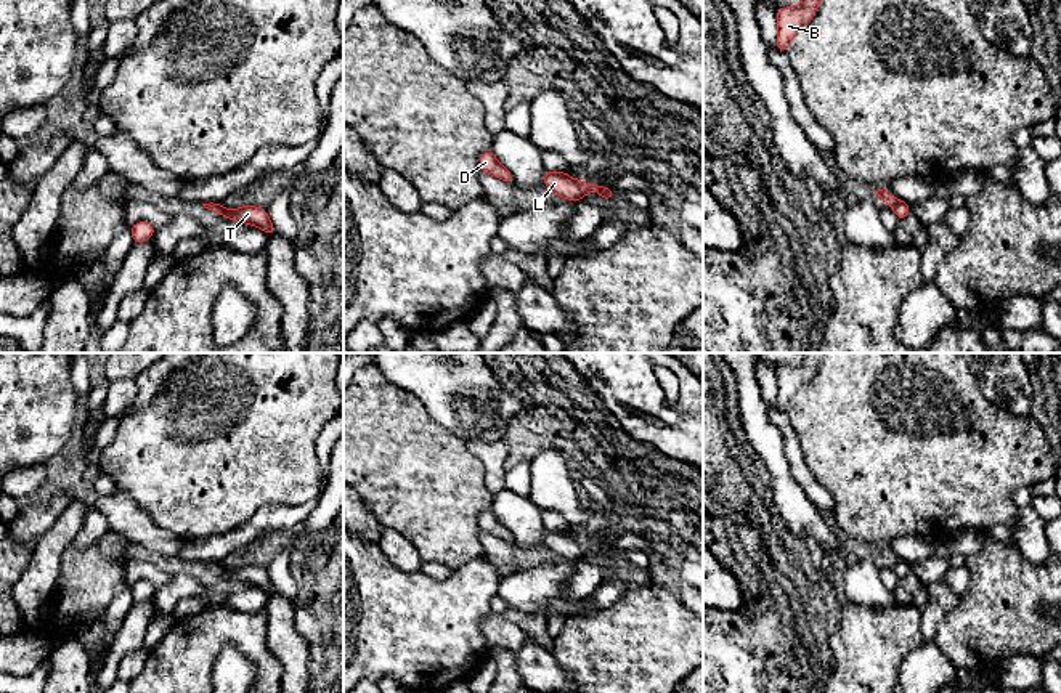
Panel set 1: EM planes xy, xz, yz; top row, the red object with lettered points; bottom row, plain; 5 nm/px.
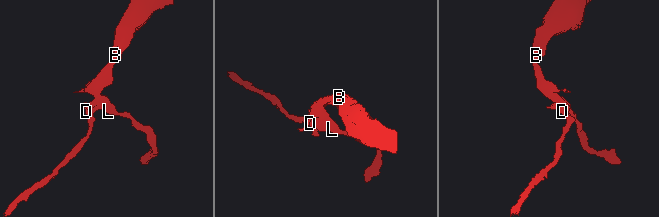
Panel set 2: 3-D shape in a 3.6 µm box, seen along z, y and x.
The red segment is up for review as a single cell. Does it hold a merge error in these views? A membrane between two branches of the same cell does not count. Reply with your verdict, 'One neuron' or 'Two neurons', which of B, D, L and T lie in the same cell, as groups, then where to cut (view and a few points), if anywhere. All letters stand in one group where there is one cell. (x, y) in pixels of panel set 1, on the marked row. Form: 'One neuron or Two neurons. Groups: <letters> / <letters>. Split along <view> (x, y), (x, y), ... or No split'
One neuron. Groups: B D L T. No split

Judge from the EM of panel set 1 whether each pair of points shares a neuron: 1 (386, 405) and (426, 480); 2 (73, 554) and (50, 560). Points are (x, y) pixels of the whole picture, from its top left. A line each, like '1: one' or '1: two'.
1: one
2: two

